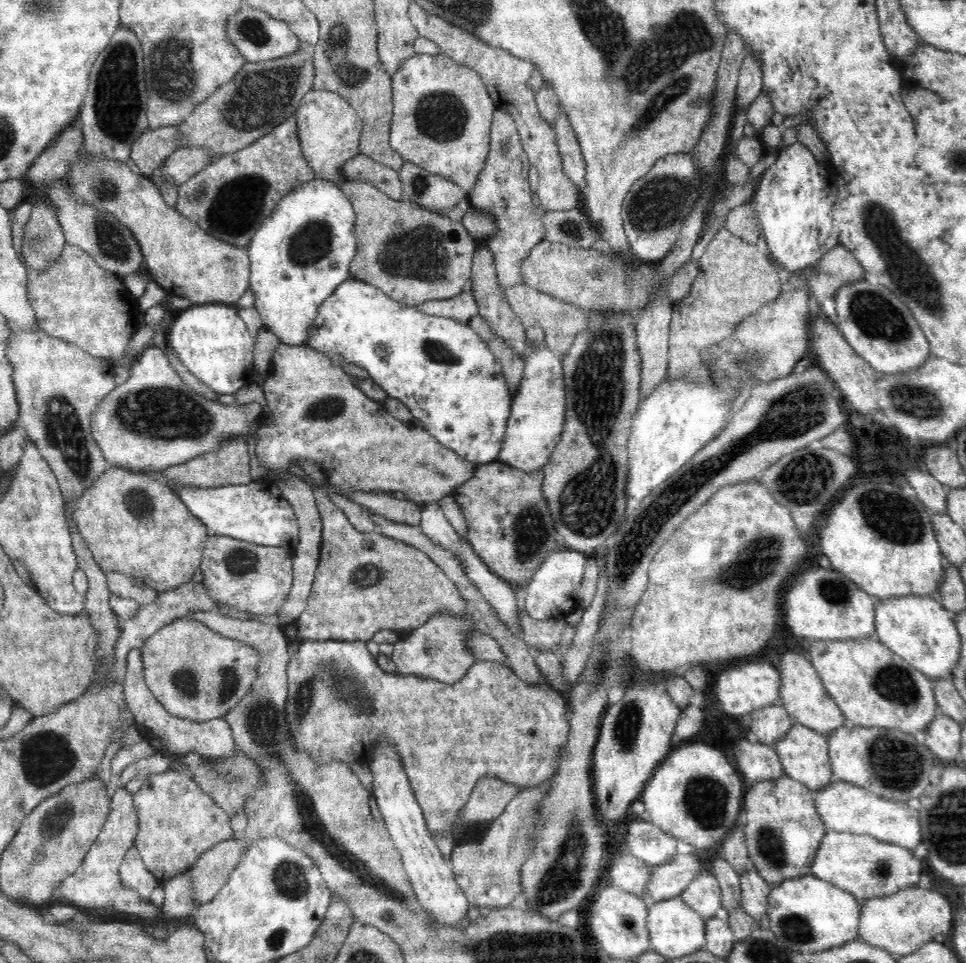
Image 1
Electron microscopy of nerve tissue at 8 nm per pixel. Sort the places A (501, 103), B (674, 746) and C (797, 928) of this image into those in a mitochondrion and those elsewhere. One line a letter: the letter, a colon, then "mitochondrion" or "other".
A: other
B: other
C: mitochondrion

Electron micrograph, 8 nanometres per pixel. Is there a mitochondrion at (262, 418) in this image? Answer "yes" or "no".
no

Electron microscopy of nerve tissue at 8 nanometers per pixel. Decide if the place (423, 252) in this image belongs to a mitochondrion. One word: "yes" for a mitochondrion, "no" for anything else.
yes

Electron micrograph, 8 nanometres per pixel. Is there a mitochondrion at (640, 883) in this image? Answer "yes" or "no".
no

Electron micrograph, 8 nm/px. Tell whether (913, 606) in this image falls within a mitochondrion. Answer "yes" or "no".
no

